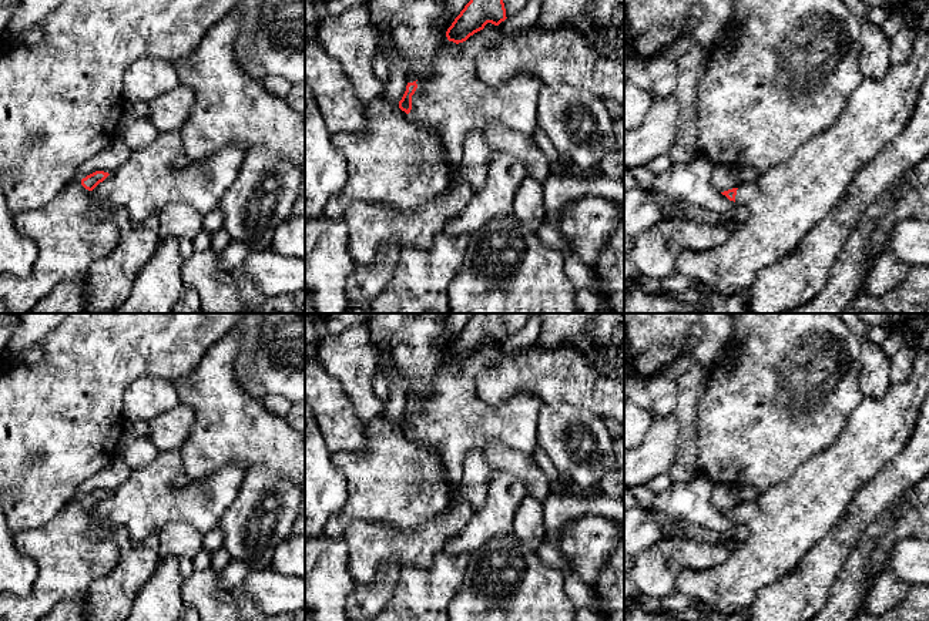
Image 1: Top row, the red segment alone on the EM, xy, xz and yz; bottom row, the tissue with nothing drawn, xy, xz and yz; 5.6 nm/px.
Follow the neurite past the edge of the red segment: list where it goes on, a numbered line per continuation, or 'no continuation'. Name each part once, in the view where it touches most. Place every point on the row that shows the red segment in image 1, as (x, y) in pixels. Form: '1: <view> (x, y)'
1: xy (71, 231)

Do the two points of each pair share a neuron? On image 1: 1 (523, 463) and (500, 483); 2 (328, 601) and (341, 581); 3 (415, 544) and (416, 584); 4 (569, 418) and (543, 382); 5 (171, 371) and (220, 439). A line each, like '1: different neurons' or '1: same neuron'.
1: different neurons
2: same neuron
3: different neurons
4: different neurons
5: different neurons

